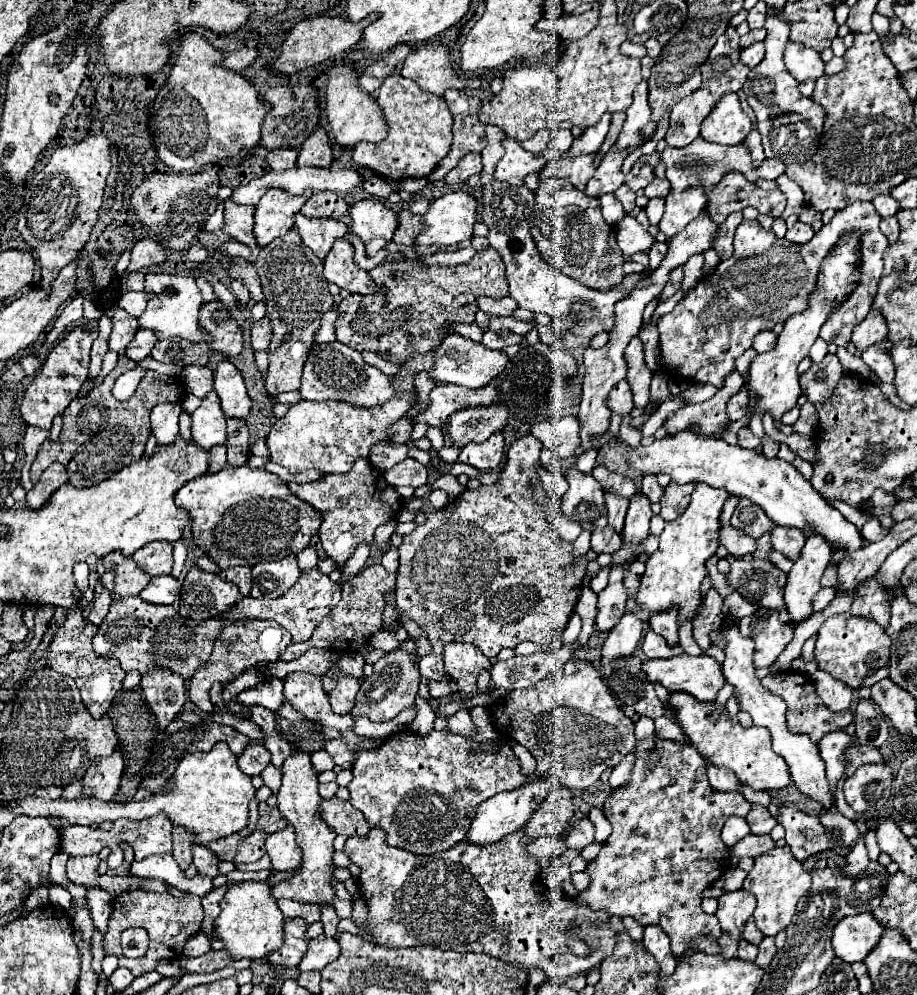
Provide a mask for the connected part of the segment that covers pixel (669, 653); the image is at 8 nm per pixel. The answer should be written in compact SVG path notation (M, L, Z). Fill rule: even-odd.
M650 628L646 630L640 650L646 658L672 658L672 656L680 656L684 654L684 650L680 646L676 648L668 648L668 644L664 644L664 638L658 636L656 632L652 632Z

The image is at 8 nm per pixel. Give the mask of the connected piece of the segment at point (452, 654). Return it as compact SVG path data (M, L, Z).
M450 642L442 652L444 668L448 676L460 686L460 692L466 696L476 694L476 678L482 670L492 668L490 660L472 644Z

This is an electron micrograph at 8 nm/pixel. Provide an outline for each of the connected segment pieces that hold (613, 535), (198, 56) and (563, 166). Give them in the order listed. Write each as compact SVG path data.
M604 526L604 528L596 528L592 532L592 550L596 554L612 554L616 552L616 548L620 548L622 540L620 540L620 534L612 528L612 526Z
M188 32L180 40L182 40L180 56L178 56L176 64L172 66L166 86L162 88L162 92L158 92L156 106L160 106L160 108L152 108L152 118L150 118L150 128L154 132L158 158L166 166L170 166L178 172L198 170L210 162L212 164L224 164L228 160L240 162L240 156L246 156L246 154L250 156L260 146L262 120L264 120L264 114L272 106L258 100L256 88L242 74L226 70L222 66L224 54L220 50L216 50L202 34Z
M580 154L580 156L564 156L564 158L558 158L558 160L552 160L542 168L540 180L566 178L578 190L584 190L588 178L596 170L594 158L596 158L596 154Z

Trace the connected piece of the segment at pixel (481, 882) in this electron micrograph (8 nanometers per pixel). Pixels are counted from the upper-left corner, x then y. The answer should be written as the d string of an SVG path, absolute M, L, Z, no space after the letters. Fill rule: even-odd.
M372 828L366 836L360 836L360 838L348 838L346 840L346 846L344 846L344 854L350 858L352 864L356 864L360 868L360 876L358 876L358 890L360 894L364 896L364 902L368 906L368 920L366 924L362 924L362 932L364 934L370 934L374 944L382 944L382 946L392 946L392 948L412 948L412 946L434 946L434 948L440 948L440 950L458 950L458 952L484 952L488 956L494 956L494 958L500 958L504 962L516 962L520 966L524 966L526 970L532 970L532 968L542 968L546 972L548 978L570 978L570 976L576 976L576 974L582 974L582 972L588 972L590 968L598 966L606 956L610 956L614 952L614 946L618 944L618 932L614 928L610 928L610 914L606 910L600 910L600 912L592 912L588 906L584 904L578 904L576 900L572 900L570 896L566 896L564 892L556 892L552 890L546 880L540 876L540 866L538 866L538 858L530 856L526 852L526 846L532 842L532 838L528 838L522 830L516 830L508 836L504 836L504 840L498 840L494 844L488 844L488 846L480 846L480 844L468 844L468 842L460 842L456 844L452 850L446 850L446 852L438 852L438 854L430 854L430 856L422 856L422 854L412 854L412 852L404 852L400 848L394 848L394 846L388 846L386 844L386 832L382 828ZM574 922L576 926L571 929L568 928L569 924ZM598 924L598 929L593 930L592 926ZM570 932L577 932L578 936L583 940L586 940L594 952L590 956L576 956L570 952L570 948L566 946L567 935Z

